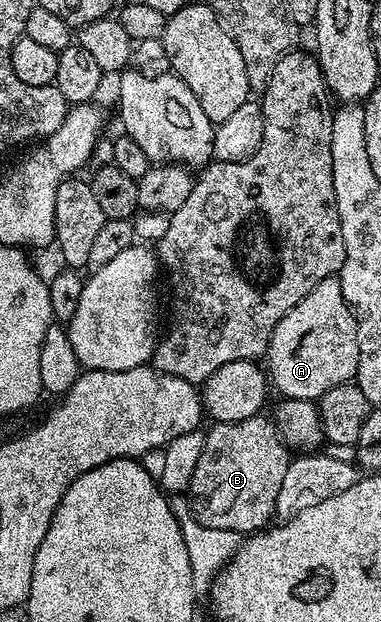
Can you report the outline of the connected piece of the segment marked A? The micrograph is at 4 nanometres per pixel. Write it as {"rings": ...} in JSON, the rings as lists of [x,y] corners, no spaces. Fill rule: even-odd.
{"rings":[[[337,276],[323,278],[283,318],[269,334],[267,376],[291,400],[320,401],[321,395],[340,384],[350,383],[356,377],[359,362],[357,323],[349,303],[343,298]]]}

